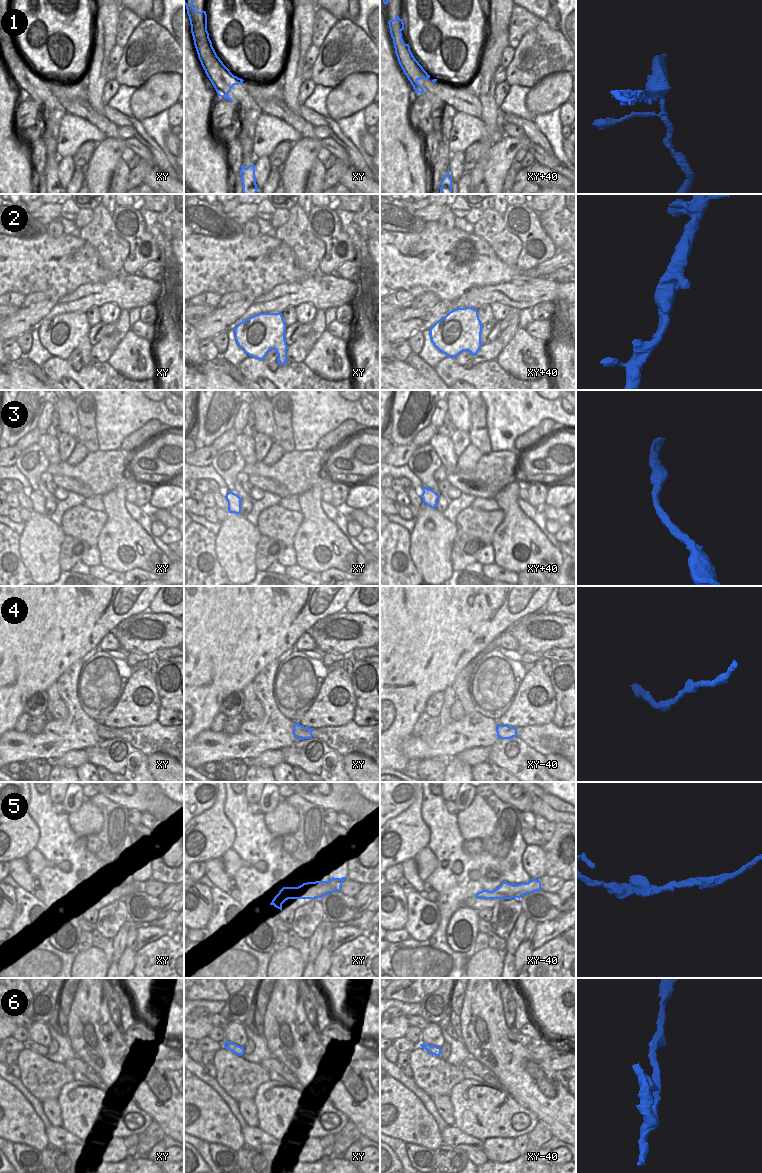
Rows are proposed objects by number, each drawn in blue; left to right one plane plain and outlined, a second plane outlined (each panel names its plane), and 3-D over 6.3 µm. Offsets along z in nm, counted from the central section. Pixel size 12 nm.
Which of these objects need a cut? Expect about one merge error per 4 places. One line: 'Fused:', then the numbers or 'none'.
Fused: 5

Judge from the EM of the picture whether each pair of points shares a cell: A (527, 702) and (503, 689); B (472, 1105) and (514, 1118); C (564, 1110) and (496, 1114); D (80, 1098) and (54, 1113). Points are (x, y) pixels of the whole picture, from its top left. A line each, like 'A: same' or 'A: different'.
A: different
B: same
C: different
D: different

